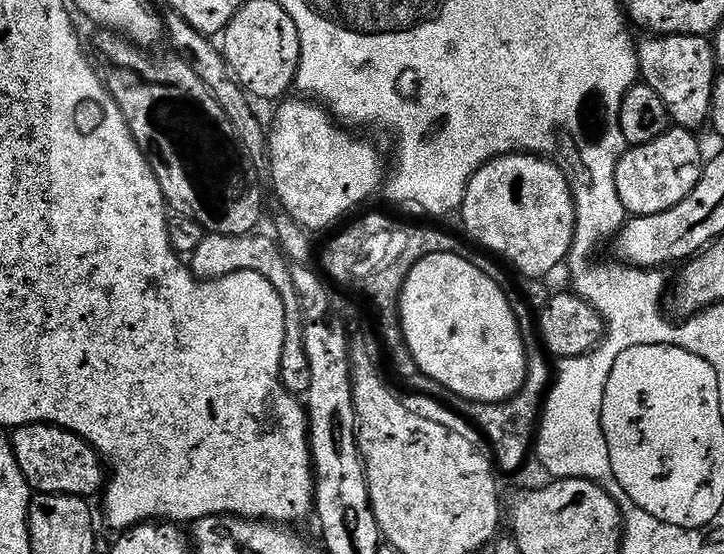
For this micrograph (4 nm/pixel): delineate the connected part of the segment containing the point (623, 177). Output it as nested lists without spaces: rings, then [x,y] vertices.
[[[672,126],[650,142],[629,147],[617,162],[616,185],[620,199],[636,200],[641,213],[665,212],[684,200],[698,186],[704,173],[706,155],[696,141],[697,133],[681,126]]]

